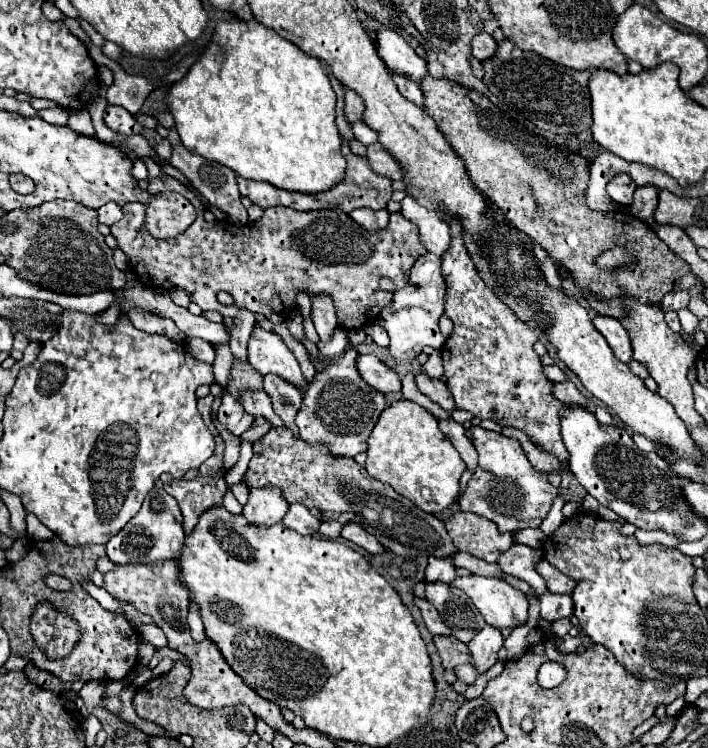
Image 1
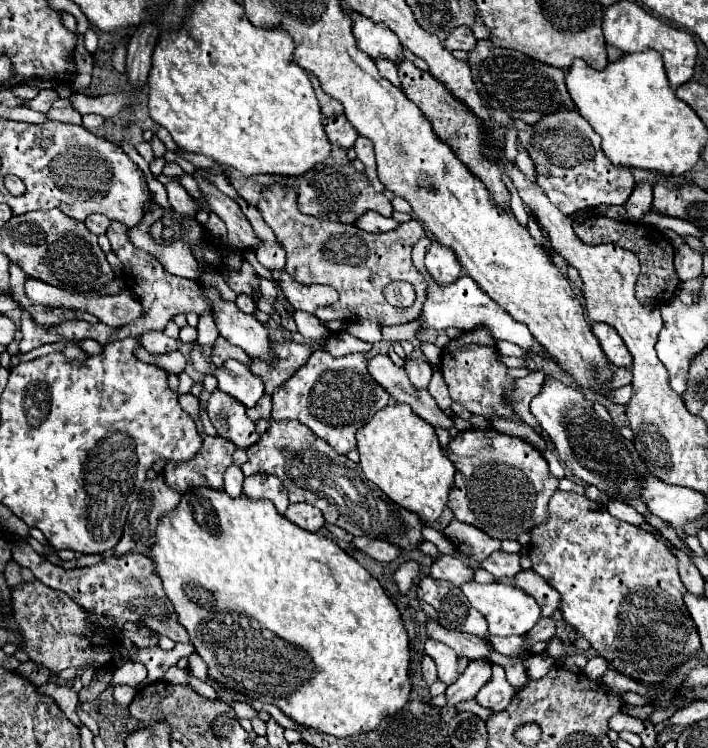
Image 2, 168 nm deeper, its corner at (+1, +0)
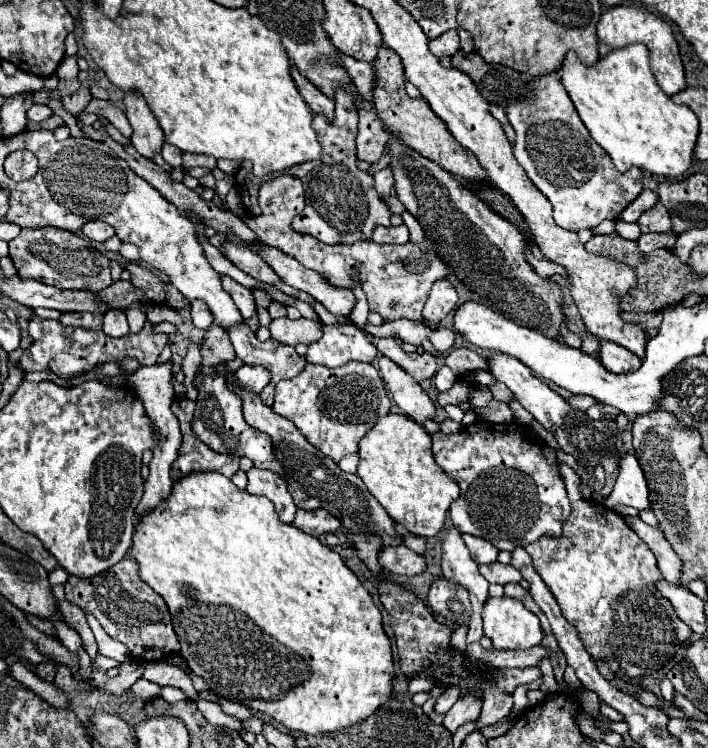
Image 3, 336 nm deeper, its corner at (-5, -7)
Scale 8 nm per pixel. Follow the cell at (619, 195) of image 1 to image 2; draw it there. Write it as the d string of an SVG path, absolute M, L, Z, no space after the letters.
M556 109L534 125L522 125L518 129L518 141L534 161L536 183L564 215L598 205L624 205L636 185L632 171L612 165L602 153L598 133L572 109Z

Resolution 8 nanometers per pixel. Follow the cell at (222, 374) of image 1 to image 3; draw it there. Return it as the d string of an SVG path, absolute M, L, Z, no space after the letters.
M194 300L192 302L192 320L194 320L194 326L202 332L208 332L208 328L212 326L212 314L210 310L206 308L204 302L200 300Z

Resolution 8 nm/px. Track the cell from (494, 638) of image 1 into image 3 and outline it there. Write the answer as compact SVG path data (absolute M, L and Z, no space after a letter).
M468 692L468 696L460 696L456 700L456 704L448 710L446 718L444 718L444 726L454 732L460 724L468 722L468 720L474 720L480 716L480 710L482 710L482 700L480 696L472 696L472 692Z

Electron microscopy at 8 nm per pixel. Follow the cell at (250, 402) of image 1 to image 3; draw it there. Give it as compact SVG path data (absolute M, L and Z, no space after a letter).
M242 366L240 370L234 372L234 382L226 382L230 392L238 394L238 390L246 390L252 392L256 396L260 396L260 392L264 390L264 386L270 382L270 372L262 366Z

